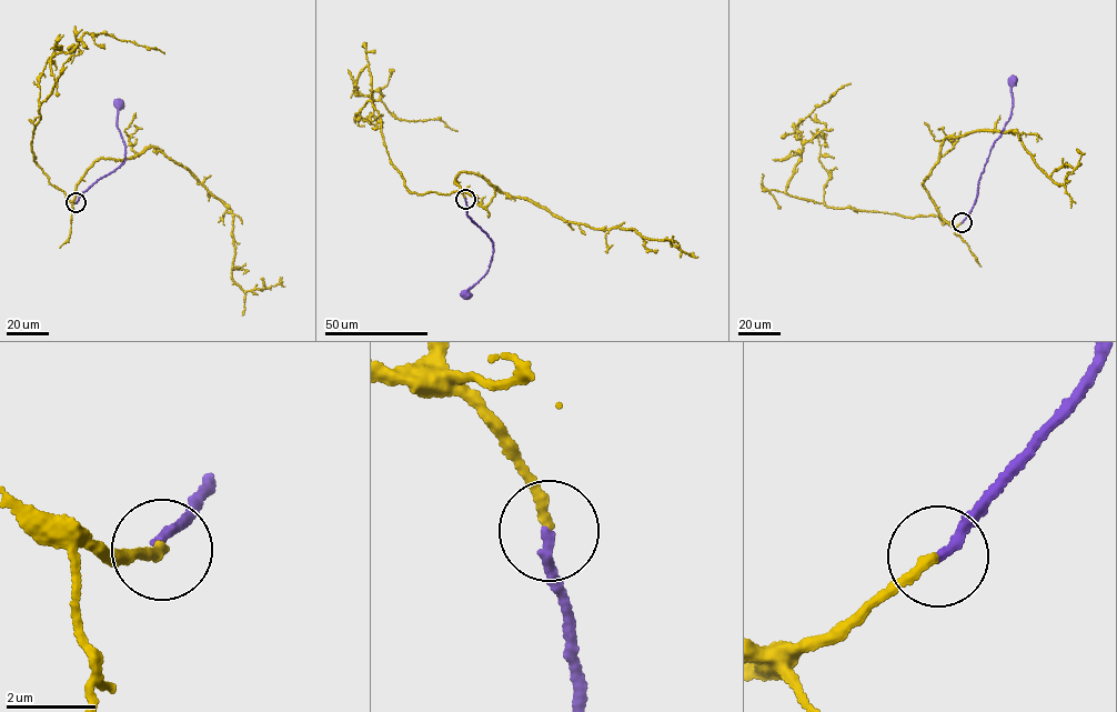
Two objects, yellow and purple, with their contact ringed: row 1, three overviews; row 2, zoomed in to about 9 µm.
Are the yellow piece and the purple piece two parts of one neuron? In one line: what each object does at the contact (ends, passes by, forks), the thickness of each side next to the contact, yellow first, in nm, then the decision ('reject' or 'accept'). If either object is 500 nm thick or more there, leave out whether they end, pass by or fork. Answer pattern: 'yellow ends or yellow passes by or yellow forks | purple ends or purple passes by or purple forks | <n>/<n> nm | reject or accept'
yellow ends | purple ends | 220/220 nm | accept

